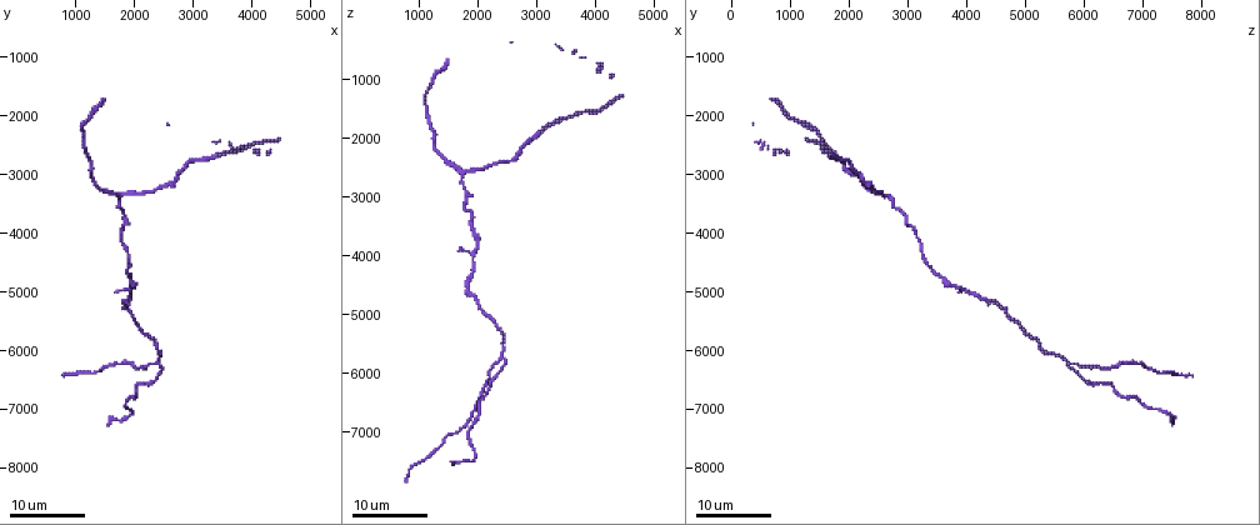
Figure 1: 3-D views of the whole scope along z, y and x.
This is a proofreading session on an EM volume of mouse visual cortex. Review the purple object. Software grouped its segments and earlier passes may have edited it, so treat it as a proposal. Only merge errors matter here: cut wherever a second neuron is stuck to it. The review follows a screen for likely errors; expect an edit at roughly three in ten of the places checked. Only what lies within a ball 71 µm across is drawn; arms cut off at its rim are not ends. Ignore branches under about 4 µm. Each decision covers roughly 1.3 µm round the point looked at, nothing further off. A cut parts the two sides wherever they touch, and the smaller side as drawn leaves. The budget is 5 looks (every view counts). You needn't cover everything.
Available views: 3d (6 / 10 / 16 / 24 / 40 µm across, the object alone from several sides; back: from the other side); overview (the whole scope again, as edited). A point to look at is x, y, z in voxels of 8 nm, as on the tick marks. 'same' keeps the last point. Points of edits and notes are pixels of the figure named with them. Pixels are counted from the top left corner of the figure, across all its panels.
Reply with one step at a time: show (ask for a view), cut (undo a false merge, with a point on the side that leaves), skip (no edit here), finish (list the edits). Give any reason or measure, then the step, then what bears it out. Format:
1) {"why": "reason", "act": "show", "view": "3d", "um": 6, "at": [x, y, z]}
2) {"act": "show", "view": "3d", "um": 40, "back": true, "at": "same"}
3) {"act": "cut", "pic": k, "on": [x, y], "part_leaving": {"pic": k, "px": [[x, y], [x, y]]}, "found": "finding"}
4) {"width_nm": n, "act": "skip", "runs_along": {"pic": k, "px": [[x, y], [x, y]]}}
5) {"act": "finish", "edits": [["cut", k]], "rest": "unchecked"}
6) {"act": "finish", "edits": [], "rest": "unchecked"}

{"why": "narrows sharply", "act": "show", "view": "3d", "um": 24, "at": [1900, 5050, 4050]}

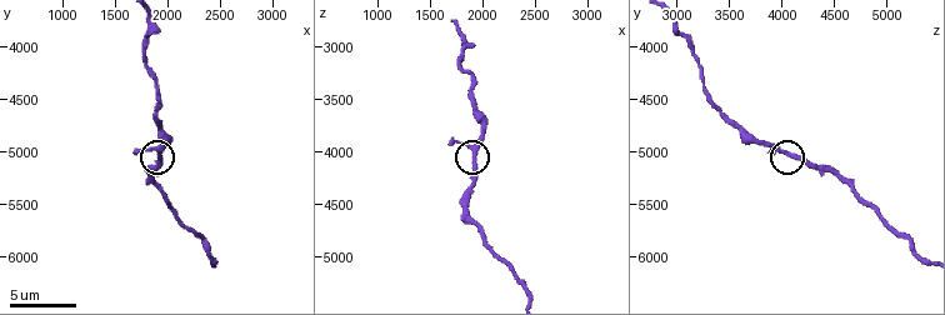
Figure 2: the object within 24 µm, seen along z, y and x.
{"act": "show", "view": "3d", "um": 6, "at": [1920, 5020, 4060]}

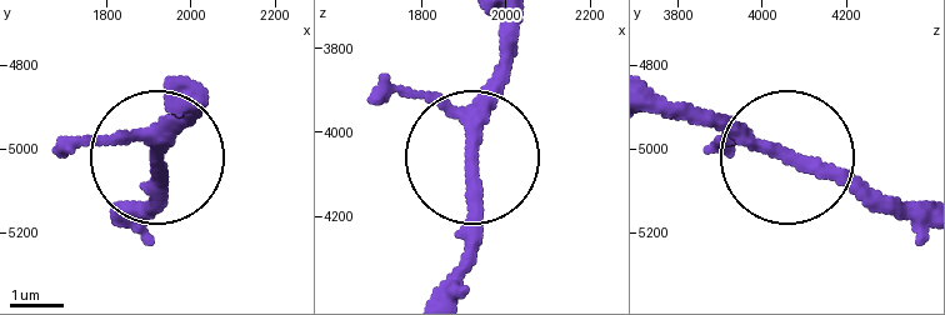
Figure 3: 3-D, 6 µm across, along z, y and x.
{"act": "skip", "runs_along": {"pic": 3, "px": [[660, 100], [835, 163], [911, 230]]}, "found": "continuous, no second neuron"}

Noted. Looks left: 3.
{"why": "three-way junction", "act": "show", "view": "3d", "um": 24, "at": [2450, 6200, 5750]}

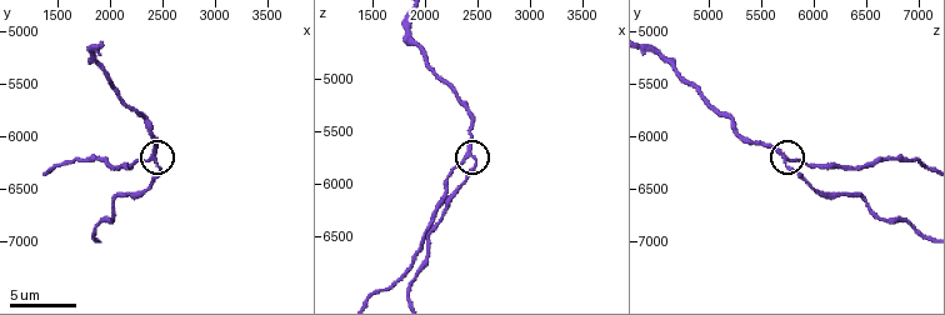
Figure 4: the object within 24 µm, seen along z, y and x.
{"why": "closer look", "act": "show", "view": "3d", "um": 6, "at": [2440, 6260, 5740]}

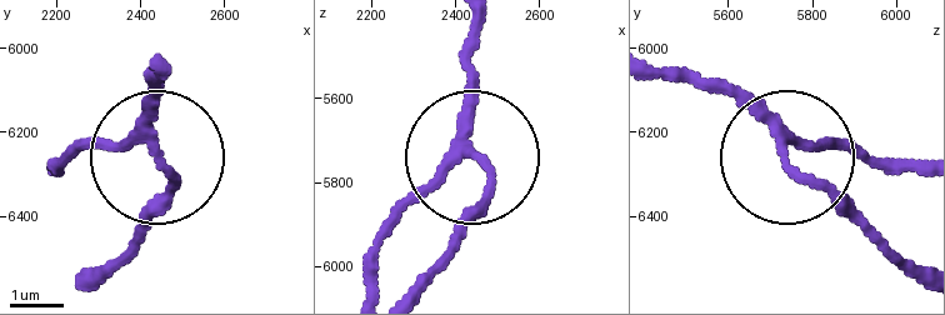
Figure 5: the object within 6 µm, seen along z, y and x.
{"width_nm": 180, "act": "skip", "runs_along": {"pic": 5, "px": [[468, 24], [481, 198], [454, 248]]}, "found": "continuous, no second neuron"}

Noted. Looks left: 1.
{"act": "finish", "edits": [], "rest": "unchecked"}

